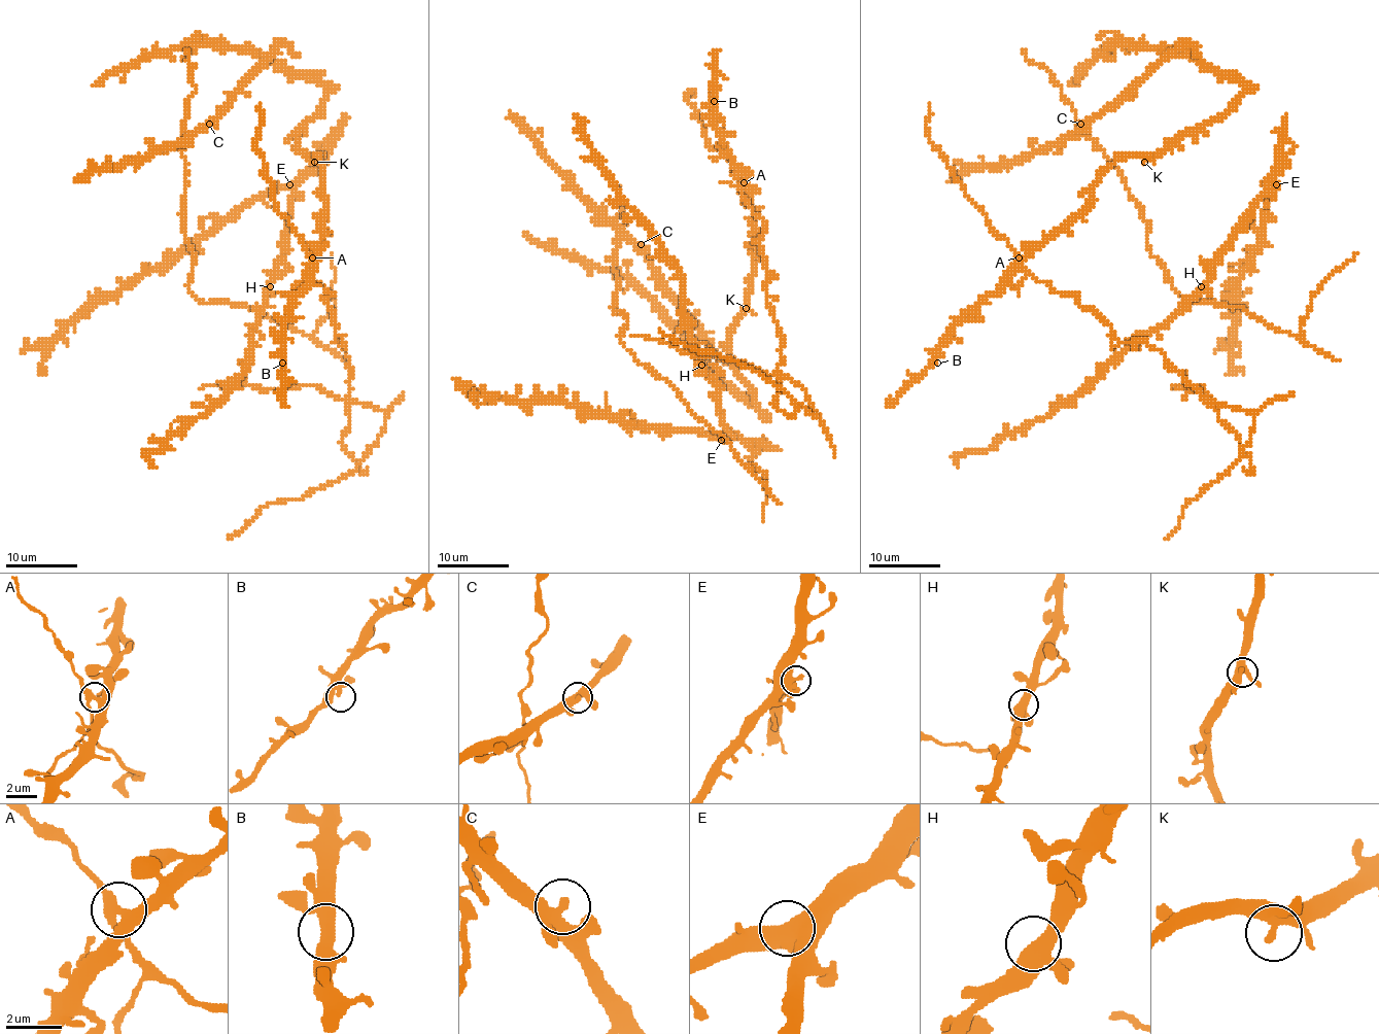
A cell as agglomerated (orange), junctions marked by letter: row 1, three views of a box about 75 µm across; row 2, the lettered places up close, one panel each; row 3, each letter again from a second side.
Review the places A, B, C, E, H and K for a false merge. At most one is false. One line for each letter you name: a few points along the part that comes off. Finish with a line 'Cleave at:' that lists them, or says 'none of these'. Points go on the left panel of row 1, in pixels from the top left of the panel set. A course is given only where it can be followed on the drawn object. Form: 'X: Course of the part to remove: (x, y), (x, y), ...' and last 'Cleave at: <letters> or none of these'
Cleave at: none of these

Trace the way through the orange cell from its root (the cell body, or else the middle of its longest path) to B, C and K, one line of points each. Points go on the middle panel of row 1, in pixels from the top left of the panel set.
B: (698, 354), (758, 408), (733, 364), (730, 342), (753, 271), (755, 206), (750, 181), (714, 121), (714, 101)
C: (698, 354), (692, 338), (699, 332), (699, 325), (658, 278), (641, 244)
K: (698, 354), (758, 408), (755, 393), (733, 364), (730, 342), (730, 330), (746, 308)

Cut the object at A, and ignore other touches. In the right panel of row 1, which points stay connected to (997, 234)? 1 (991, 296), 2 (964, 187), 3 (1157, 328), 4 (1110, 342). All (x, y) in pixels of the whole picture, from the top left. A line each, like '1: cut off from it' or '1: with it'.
1: cut off from it
2: with it
3: cut off from it
4: with it

